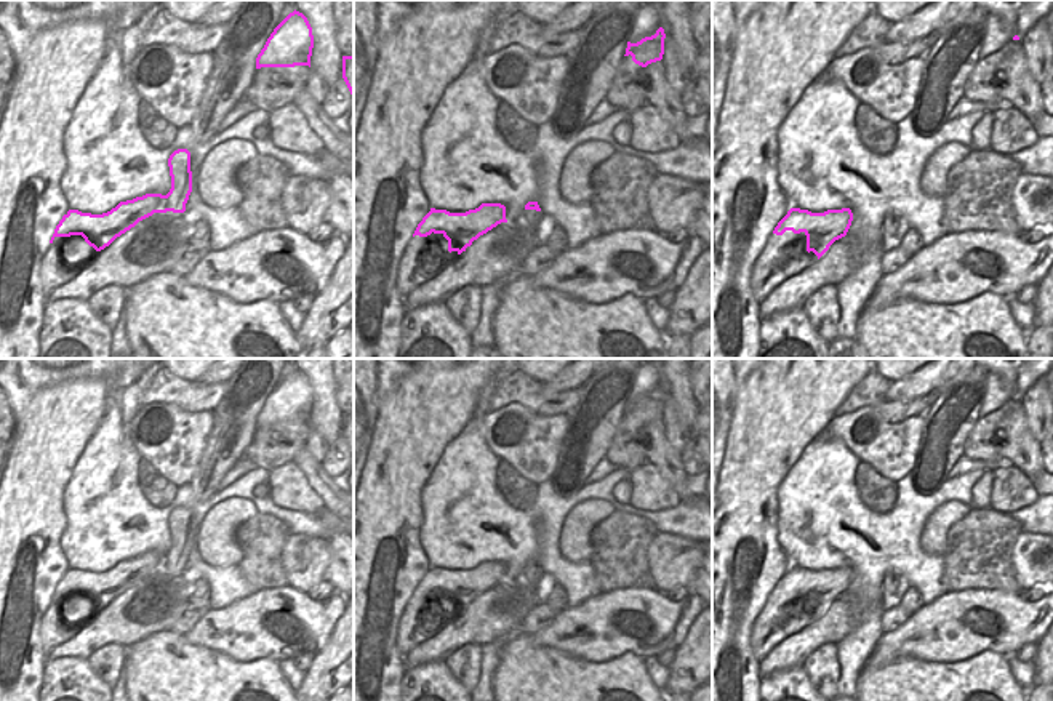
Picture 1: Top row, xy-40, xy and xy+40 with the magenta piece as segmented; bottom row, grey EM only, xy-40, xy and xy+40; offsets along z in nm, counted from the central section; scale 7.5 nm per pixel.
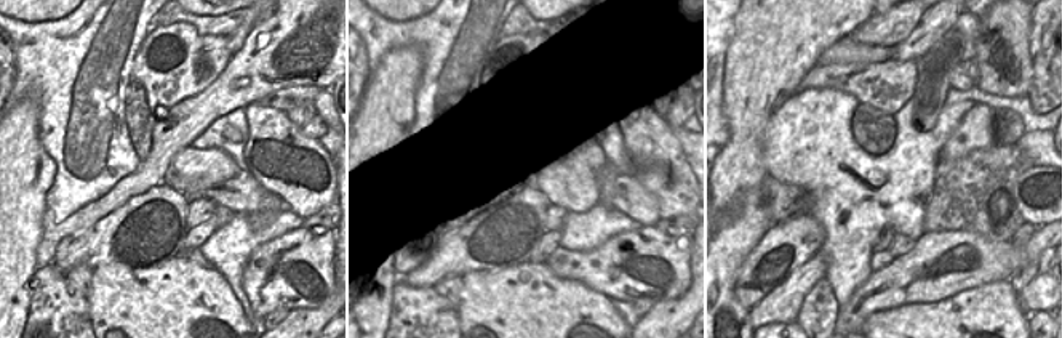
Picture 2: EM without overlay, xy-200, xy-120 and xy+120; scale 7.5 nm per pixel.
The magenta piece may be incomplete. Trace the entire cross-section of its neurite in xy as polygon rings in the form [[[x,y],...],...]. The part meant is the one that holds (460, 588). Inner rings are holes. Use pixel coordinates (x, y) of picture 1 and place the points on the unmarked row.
[[[482,562],[466,571],[430,567],[408,599],[397,624],[395,645],[400,655],[408,655],[416,645],[434,637],[458,619],[474,599],[501,581],[507,581],[506,565],[501,562]]]

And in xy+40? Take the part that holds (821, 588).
[[[791,567],[754,621],[749,637],[754,658],[762,661],[786,637],[813,624],[835,599],[847,594],[851,579],[850,567],[824,571]]]

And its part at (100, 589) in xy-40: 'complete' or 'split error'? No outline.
split error

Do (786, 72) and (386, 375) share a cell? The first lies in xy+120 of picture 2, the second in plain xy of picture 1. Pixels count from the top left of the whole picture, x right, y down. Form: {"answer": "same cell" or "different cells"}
{"answer": "different cells"}

